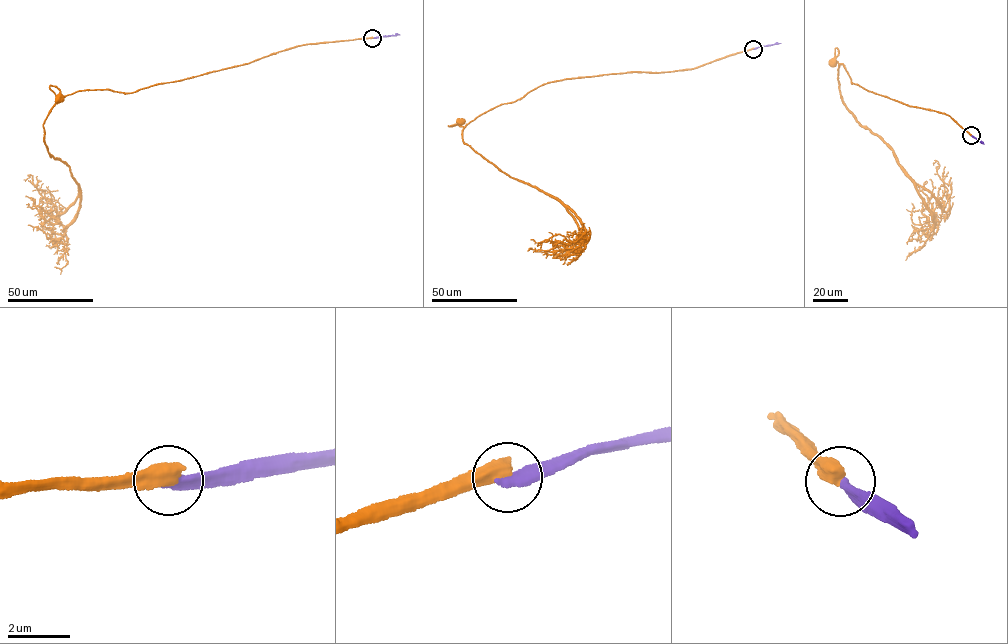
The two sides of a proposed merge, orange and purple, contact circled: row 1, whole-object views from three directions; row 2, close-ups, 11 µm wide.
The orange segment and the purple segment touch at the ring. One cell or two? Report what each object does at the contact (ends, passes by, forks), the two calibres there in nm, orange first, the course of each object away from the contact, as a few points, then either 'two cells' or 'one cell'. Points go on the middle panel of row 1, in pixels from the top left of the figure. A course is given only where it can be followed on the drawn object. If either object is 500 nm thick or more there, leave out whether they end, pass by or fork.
calibres 600 and 360 nm; course orange (753, 49), (694, 68), (604, 74), (547, 82), (515, 101), (491, 109), (464, 126), (448, 125), (460, 120); course purple (753, 49), (781, 43); two cells

